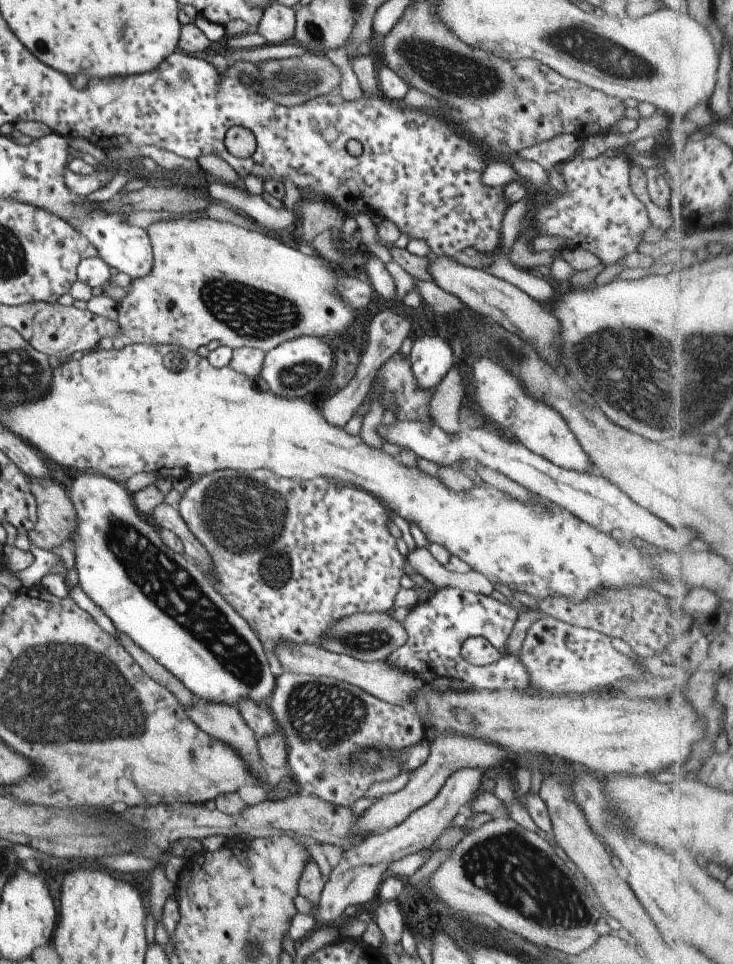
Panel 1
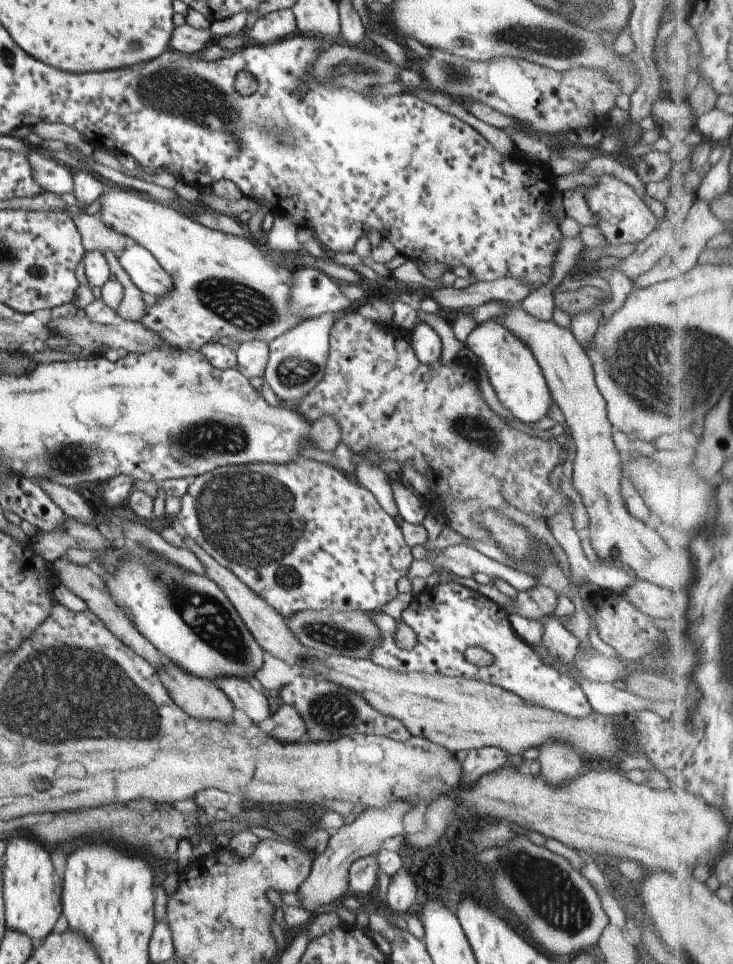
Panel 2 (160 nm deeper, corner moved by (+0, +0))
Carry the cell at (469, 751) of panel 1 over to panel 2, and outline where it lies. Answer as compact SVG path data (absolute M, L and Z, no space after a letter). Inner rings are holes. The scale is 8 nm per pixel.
M396 801L383 809L366 809L351 824L342 825L331 833L326 850L313 859L310 874L302 881L296 894L301 906L313 915L316 908L342 898L349 889L349 868L358 859L376 856L382 842L393 836L403 836L402 818L414 805L408 801Z

